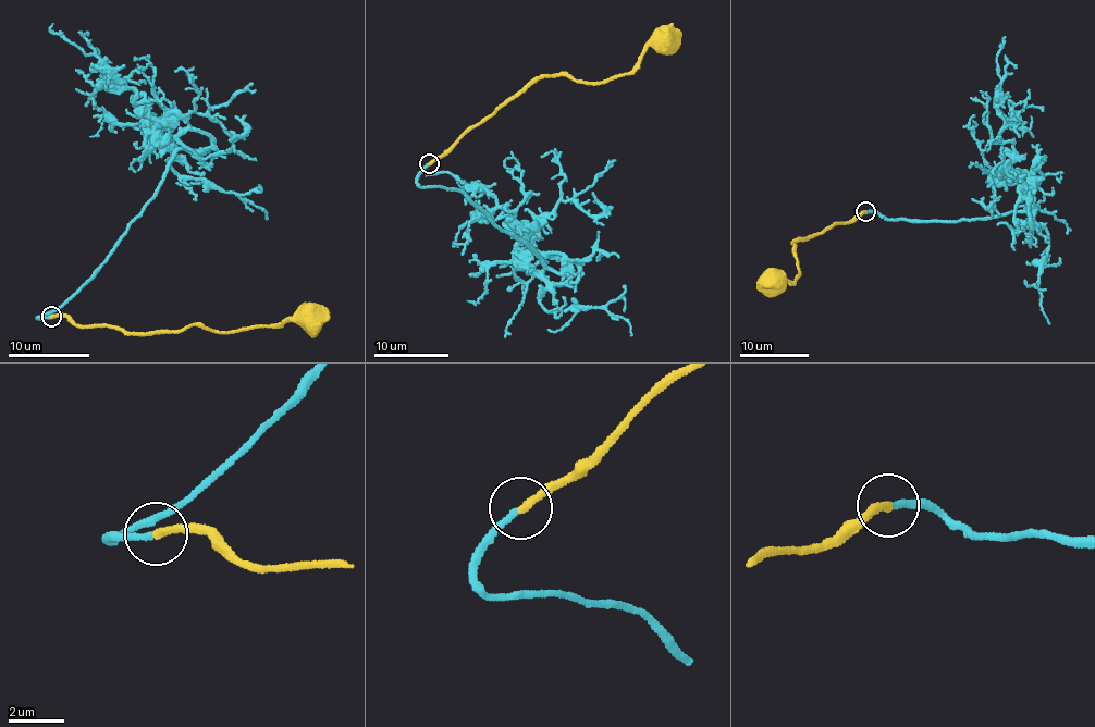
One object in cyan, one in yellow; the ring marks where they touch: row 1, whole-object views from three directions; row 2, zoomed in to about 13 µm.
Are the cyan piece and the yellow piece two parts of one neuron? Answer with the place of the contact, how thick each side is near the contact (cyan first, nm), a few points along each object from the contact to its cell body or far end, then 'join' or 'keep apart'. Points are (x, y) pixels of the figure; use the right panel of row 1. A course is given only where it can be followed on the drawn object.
(865, 211) | 200/280 nm | cyan via (865, 211), (889, 221), (1020, 211), (1029, 218), (1014, 216), (1013, 146), (1000, 136), (997, 57), (1006, 37) | yellow via (865, 211), (817, 235), (795, 242), (799, 276), (796, 282), (777, 276), (780, 281), (774, 282) | join

